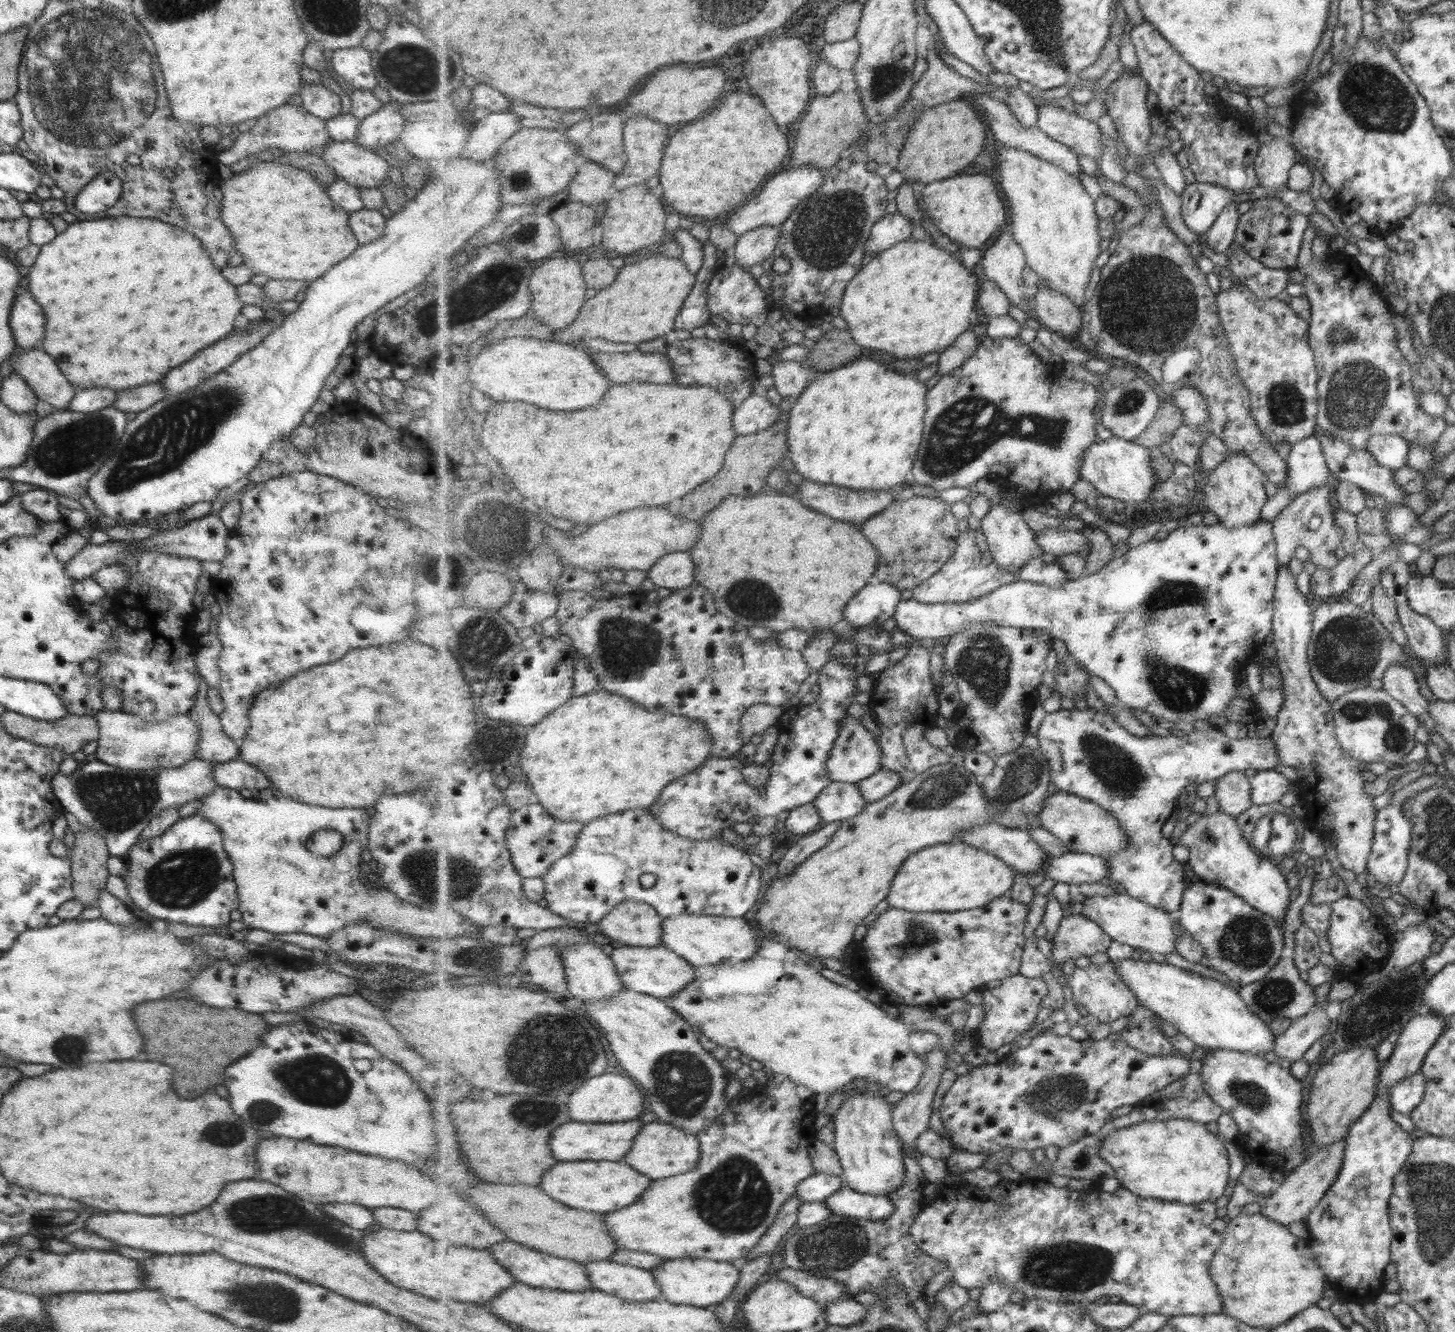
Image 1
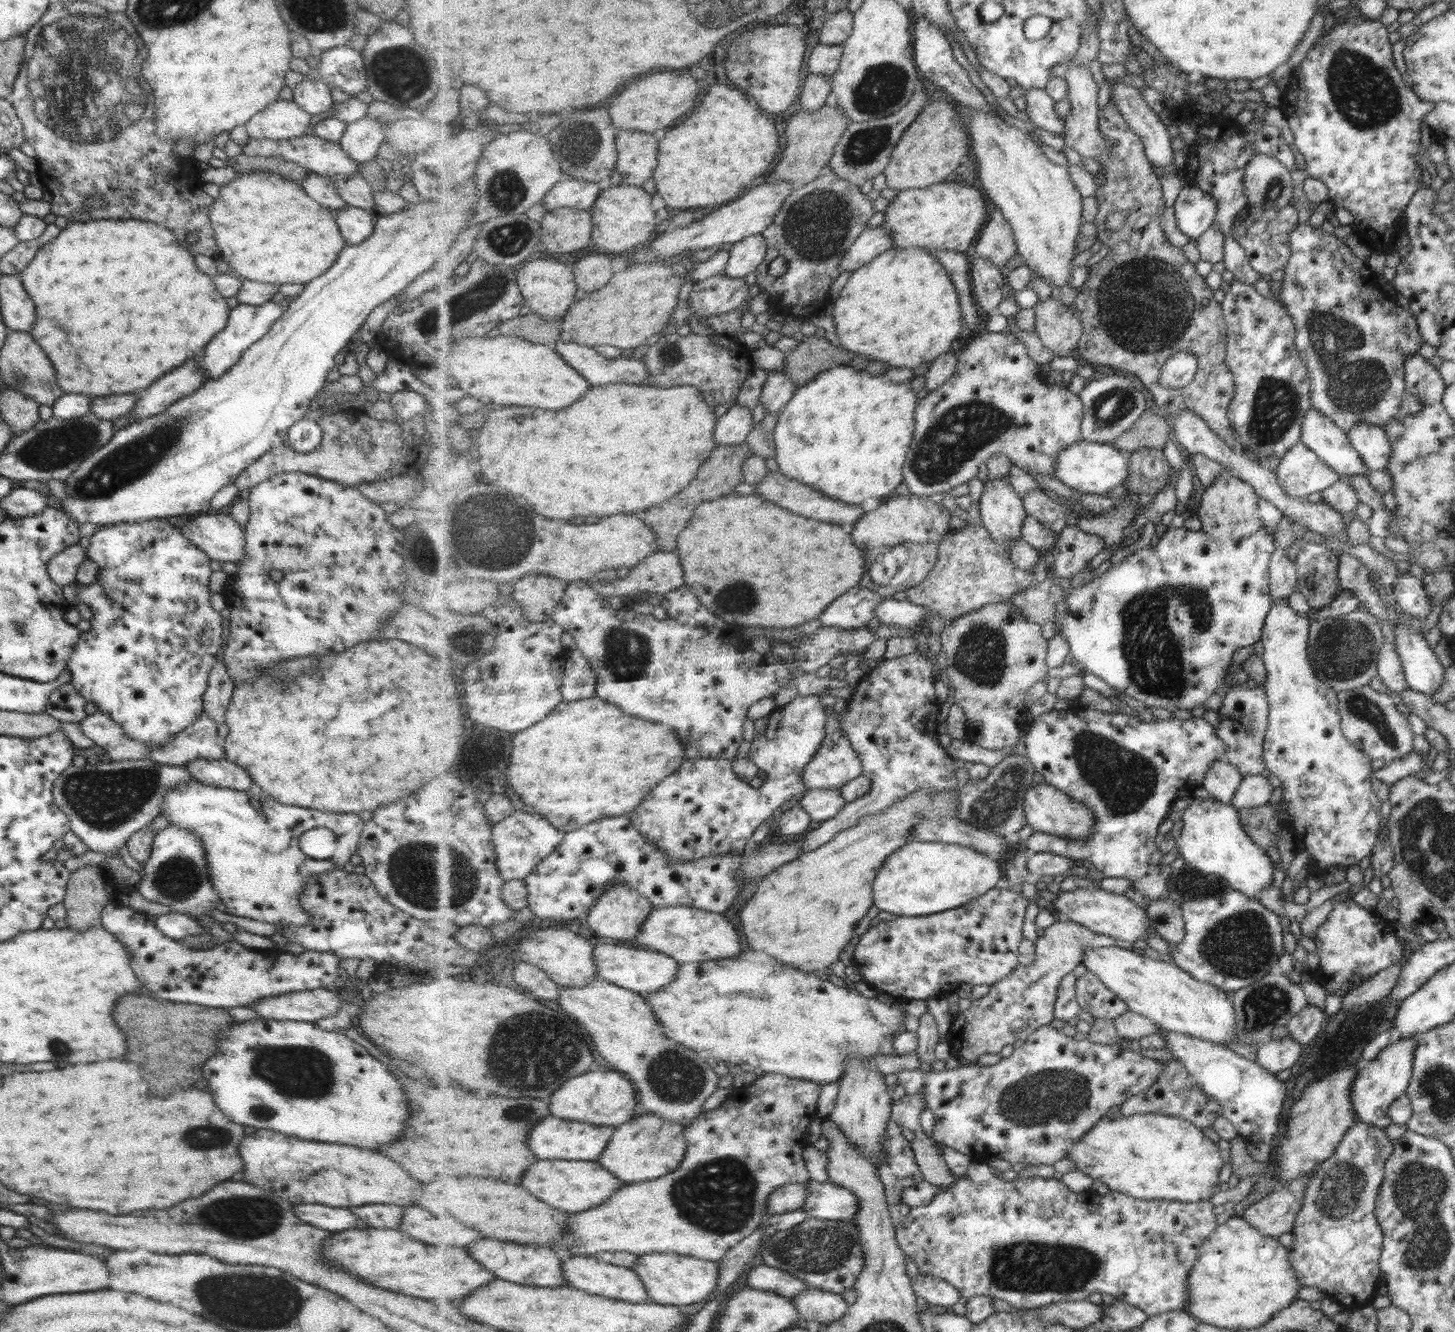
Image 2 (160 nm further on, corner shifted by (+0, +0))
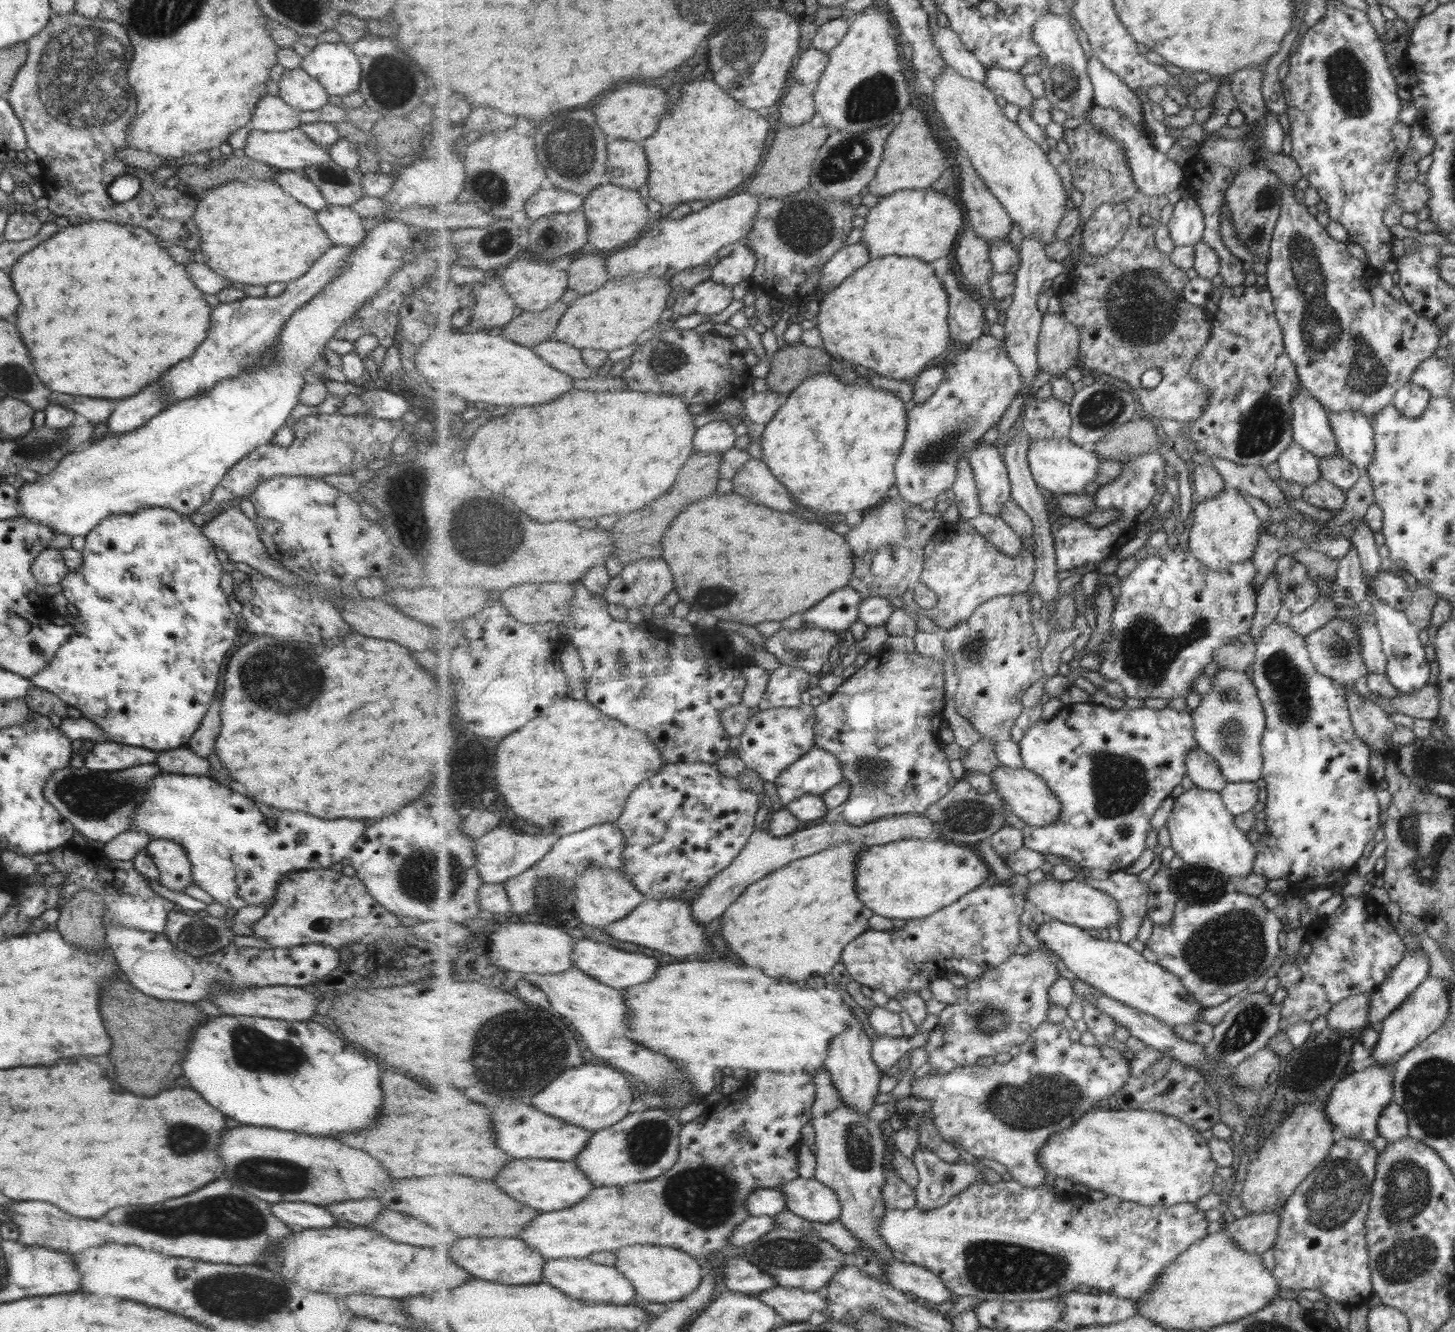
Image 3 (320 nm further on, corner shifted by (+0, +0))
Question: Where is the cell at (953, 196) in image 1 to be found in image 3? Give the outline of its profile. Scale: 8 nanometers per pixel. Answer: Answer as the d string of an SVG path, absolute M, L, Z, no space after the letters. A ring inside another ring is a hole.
M931 189L901 190L880 198L868 211L861 241L869 247L871 259L895 254L930 263L955 250L956 240L965 228L966 220L966 211L941 192Z

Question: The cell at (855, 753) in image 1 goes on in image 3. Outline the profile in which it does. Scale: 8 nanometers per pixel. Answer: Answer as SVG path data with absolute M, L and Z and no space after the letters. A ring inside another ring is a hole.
M820 746L813 747L779 775L774 786L783 806L807 794L822 795L844 780L841 761Z

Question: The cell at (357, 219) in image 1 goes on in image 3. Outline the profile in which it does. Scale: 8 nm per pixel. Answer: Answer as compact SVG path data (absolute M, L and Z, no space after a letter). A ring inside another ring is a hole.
M326 204L315 214L317 226L333 245L355 245L365 236L362 219L350 208Z

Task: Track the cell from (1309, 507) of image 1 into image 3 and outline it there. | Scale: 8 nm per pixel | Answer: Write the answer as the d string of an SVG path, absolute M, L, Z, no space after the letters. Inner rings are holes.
M1272 570L1256 594L1256 610L1253 613L1251 629L1249 629L1249 636L1253 642L1261 637L1261 632L1266 626L1274 622L1279 607L1280 594L1278 593L1276 574Z

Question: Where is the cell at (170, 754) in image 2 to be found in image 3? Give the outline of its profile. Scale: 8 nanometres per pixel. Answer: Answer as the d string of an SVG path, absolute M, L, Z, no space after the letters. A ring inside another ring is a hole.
M111 741L95 743L83 753L84 766L89 770L113 771L139 764L154 763L156 752Z

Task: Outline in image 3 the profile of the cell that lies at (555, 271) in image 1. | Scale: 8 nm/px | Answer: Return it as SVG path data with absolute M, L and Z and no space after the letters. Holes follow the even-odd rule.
M522 256L513 260L505 268L498 271L506 291L515 299L516 305L523 311L542 311L563 300L561 296L570 288L568 274L564 270L557 270L552 265L537 263Z

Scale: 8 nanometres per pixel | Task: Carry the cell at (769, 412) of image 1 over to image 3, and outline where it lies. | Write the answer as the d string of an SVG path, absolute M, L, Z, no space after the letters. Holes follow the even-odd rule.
M714 421L699 426L693 441L696 452L723 452L735 446L737 431L727 421Z

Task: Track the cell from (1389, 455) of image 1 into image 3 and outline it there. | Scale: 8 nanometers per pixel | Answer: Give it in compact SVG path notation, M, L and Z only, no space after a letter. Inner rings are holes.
M1339 412L1327 414L1327 423L1335 437L1338 454L1364 471L1371 462L1375 444L1367 418L1359 412Z

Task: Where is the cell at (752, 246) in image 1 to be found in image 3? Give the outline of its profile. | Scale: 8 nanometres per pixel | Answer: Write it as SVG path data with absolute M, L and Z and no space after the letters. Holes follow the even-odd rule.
M742 241L737 242L730 255L723 257L713 267L712 279L727 286L743 280L751 282L757 266L757 255Z

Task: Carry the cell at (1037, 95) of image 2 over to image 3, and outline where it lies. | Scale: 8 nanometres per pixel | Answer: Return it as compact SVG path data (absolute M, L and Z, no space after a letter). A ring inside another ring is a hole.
M988 68L986 87L992 90L996 96L1003 97L1006 102L1016 104L1018 107L1029 109L1036 97L1025 84L1024 76L1017 71L1004 68Z

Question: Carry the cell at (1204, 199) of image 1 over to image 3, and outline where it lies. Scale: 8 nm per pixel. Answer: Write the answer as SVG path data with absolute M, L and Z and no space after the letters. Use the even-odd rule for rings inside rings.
M1194 196L1181 197L1174 205L1168 222L1176 246L1192 246L1203 241L1206 229L1205 215Z

